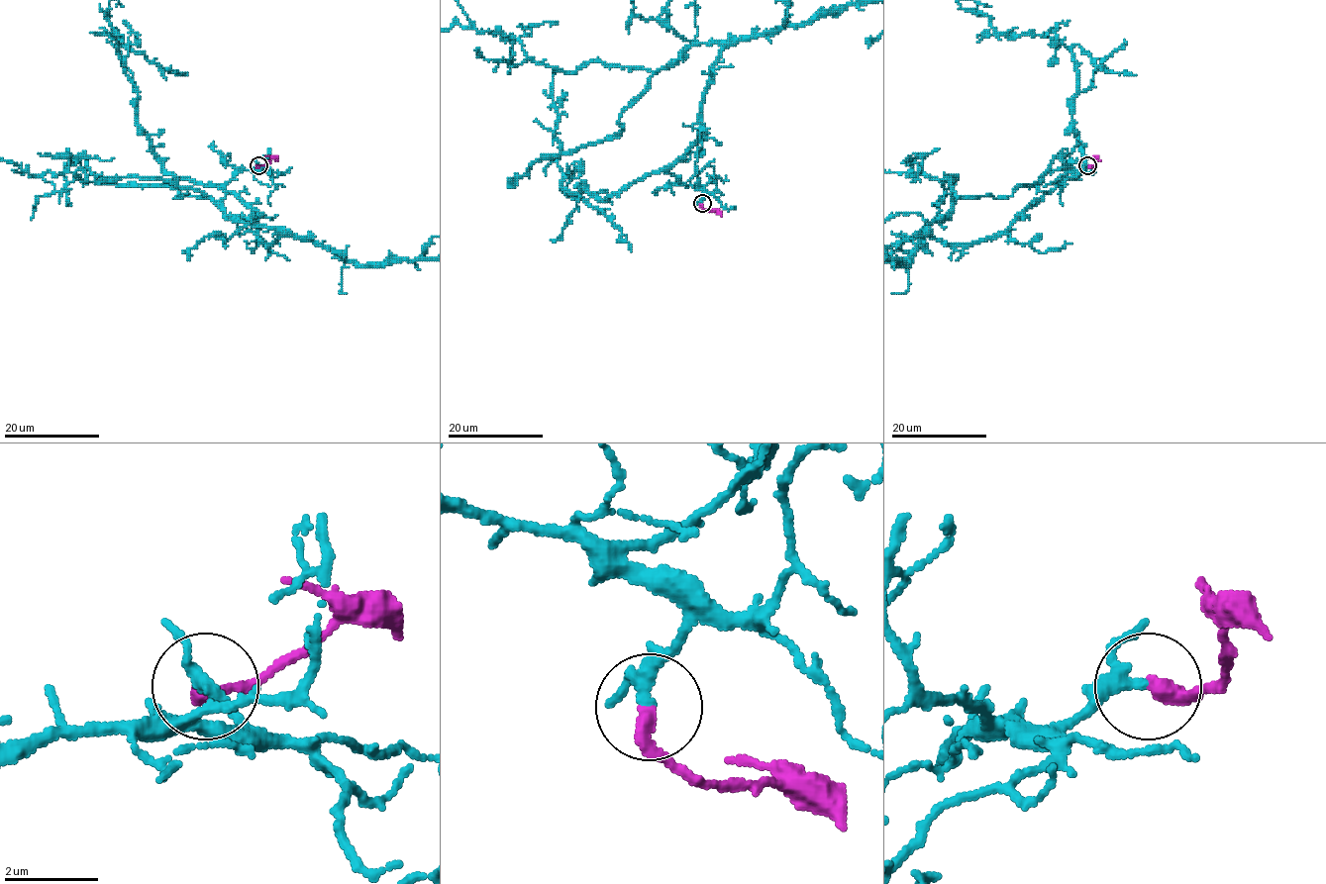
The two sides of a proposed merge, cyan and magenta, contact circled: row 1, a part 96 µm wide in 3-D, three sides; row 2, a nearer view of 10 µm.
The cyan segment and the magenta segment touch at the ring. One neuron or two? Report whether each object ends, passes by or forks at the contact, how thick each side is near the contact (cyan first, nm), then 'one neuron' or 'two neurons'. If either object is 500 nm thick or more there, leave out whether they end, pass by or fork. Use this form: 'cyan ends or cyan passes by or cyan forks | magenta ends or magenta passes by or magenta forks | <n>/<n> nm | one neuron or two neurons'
cyan passes by | magenta ends | 240/360 nm | one neuron

